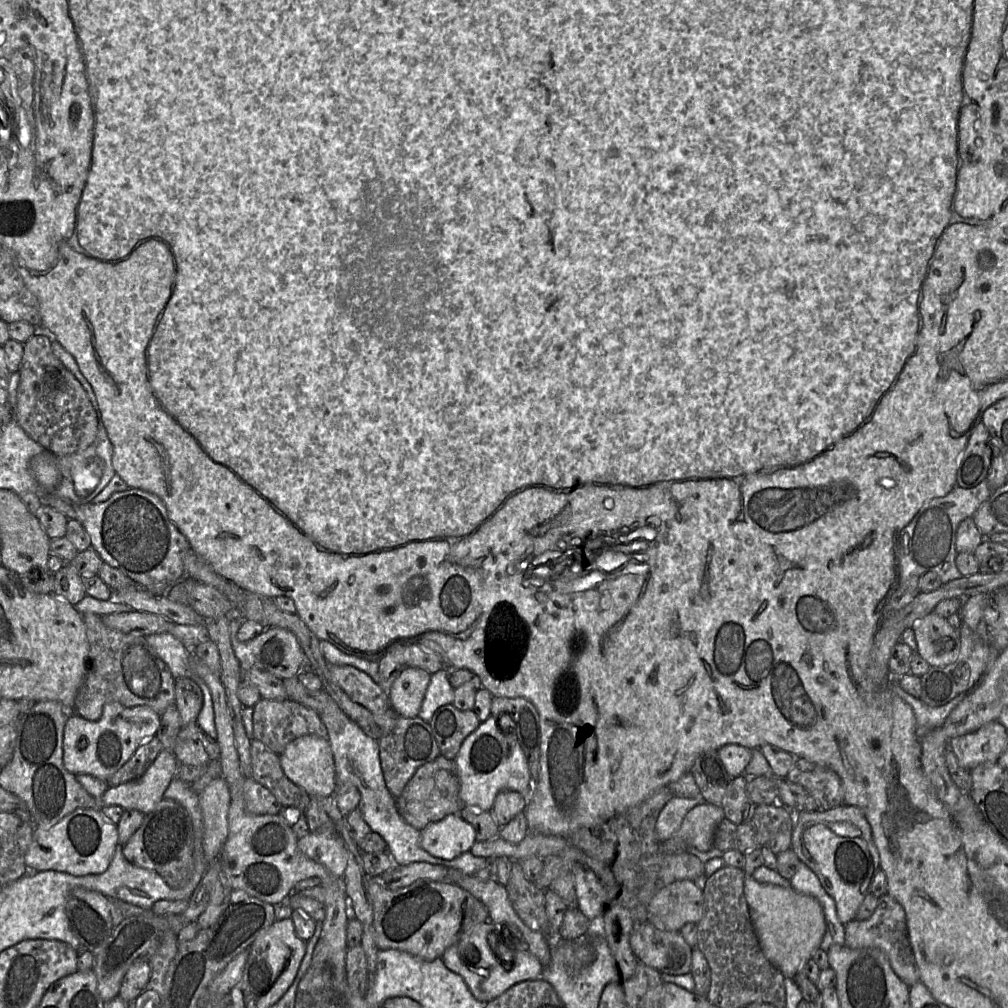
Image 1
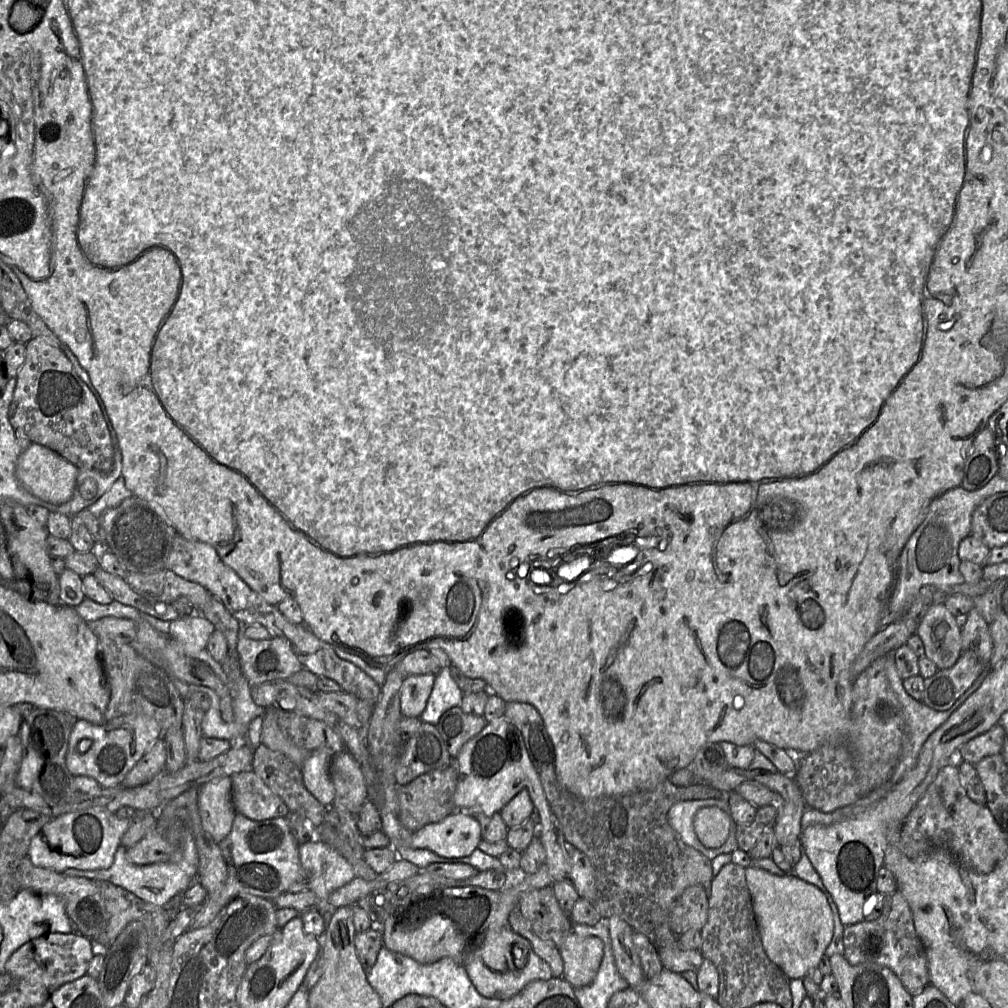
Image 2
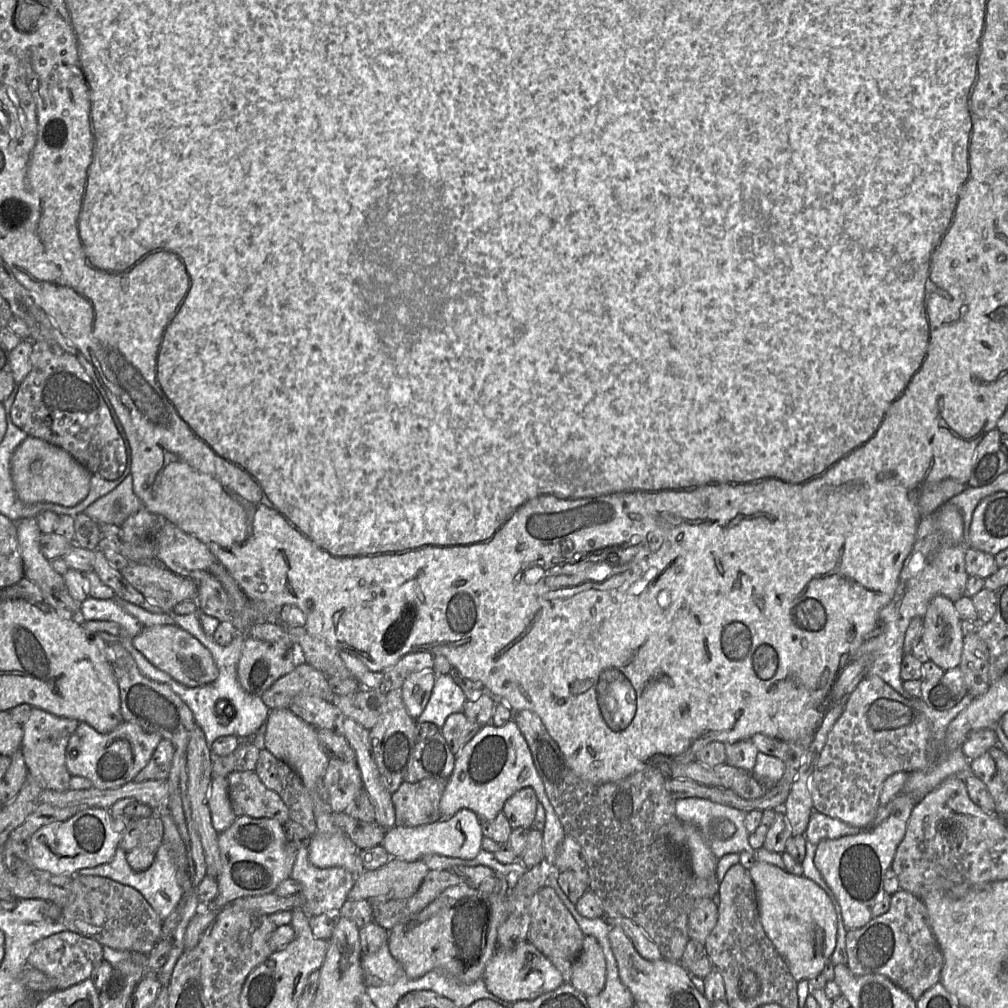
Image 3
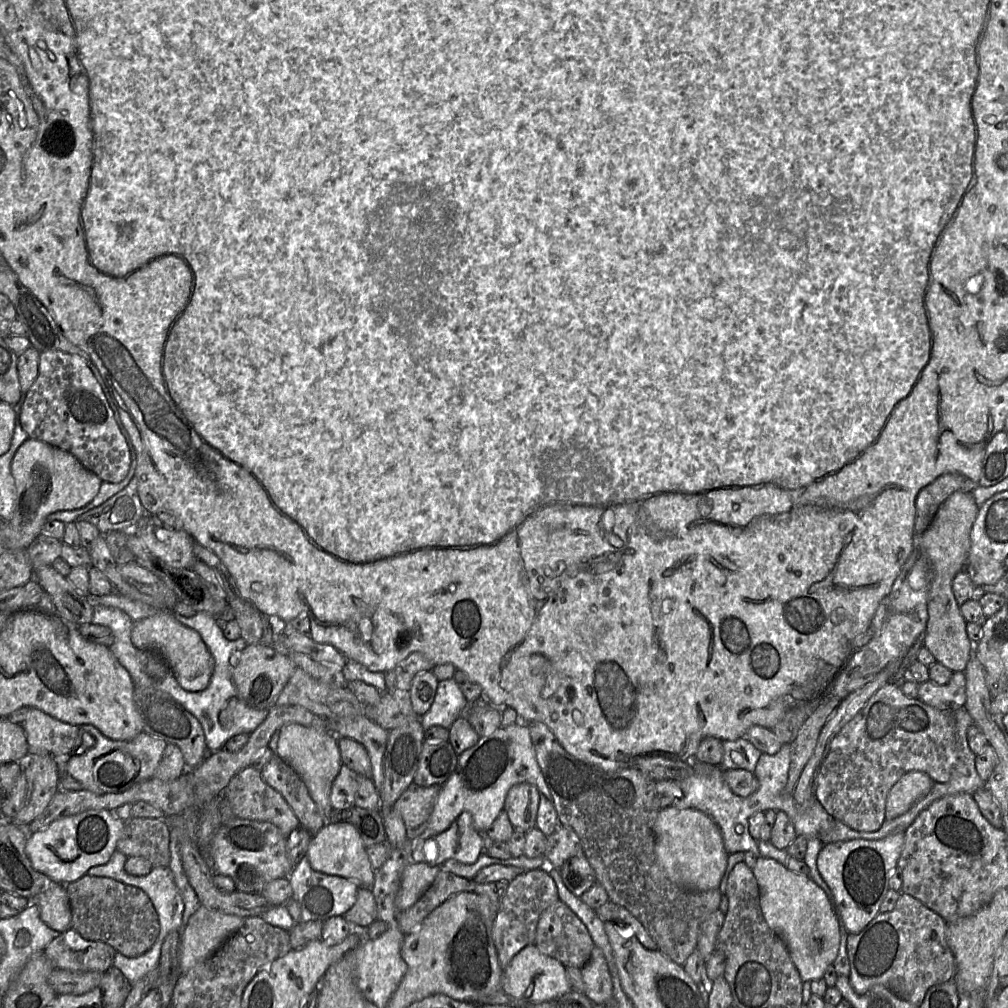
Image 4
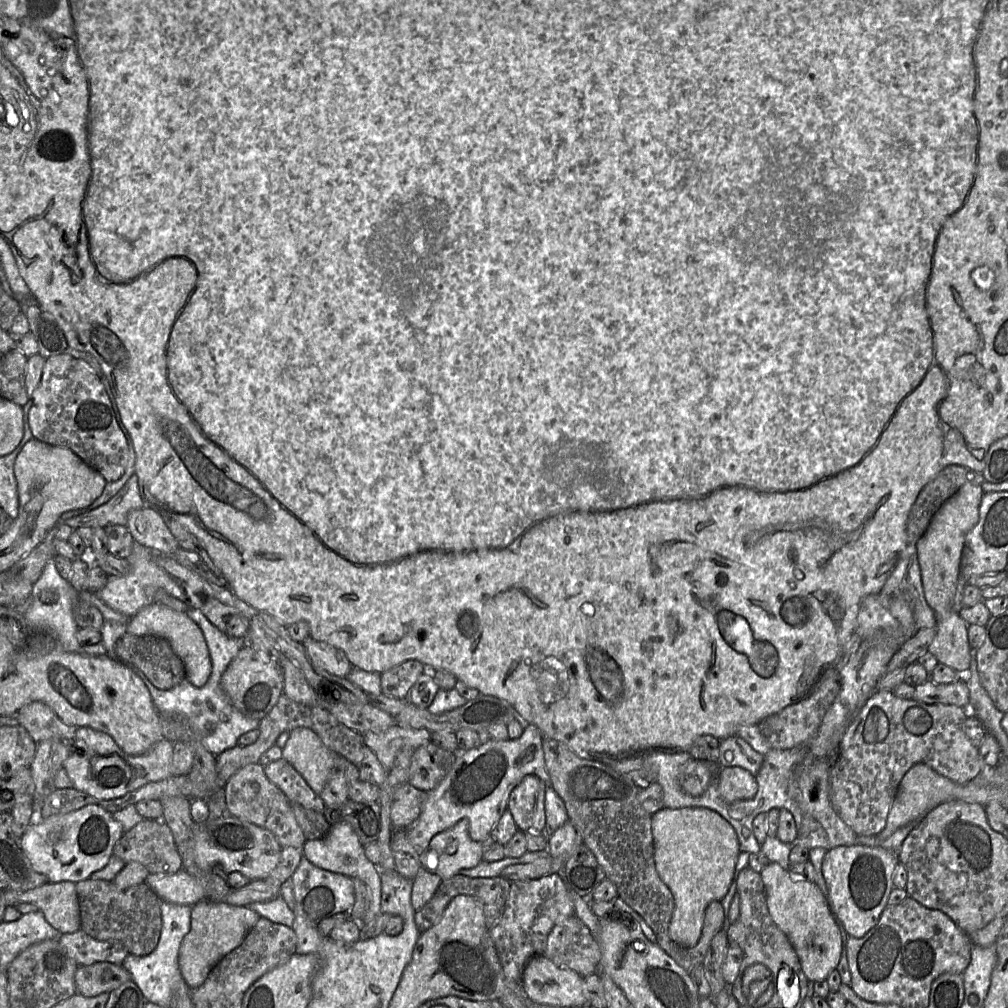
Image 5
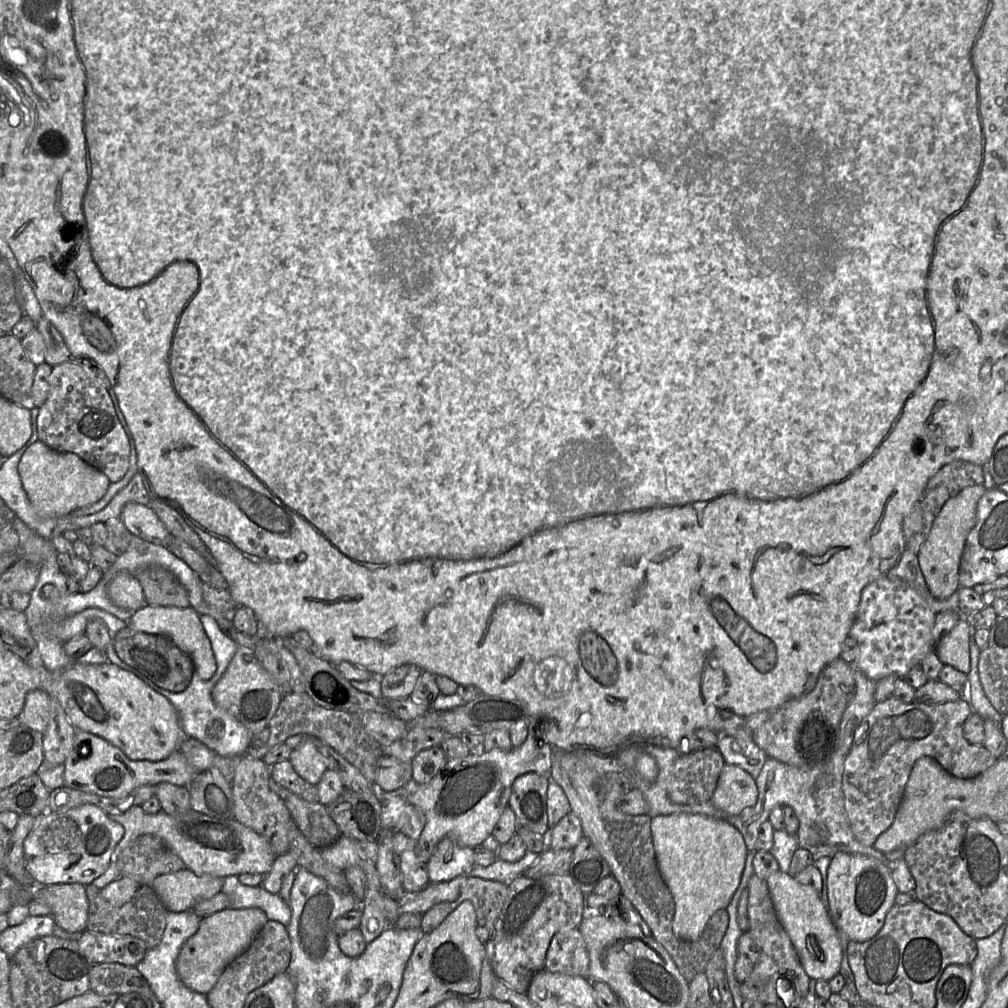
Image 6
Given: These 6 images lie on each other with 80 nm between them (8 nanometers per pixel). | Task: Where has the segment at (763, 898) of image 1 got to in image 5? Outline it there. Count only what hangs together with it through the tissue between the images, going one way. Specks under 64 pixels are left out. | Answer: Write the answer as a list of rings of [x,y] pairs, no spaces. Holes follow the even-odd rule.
[[[770,862],[761,871],[760,875],[765,885],[770,916],[793,946],[805,976],[812,982],[826,980],[829,973],[837,968],[842,952],[840,930],[828,899],[825,898],[815,882],[794,876],[788,869],[784,869],[777,862]]]

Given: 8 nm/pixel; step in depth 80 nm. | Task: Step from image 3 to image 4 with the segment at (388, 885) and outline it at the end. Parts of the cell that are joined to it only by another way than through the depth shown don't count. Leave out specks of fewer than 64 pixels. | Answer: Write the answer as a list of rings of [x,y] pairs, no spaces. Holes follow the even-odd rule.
[[[424,862],[406,864],[395,898],[396,907],[402,911],[413,906],[431,886],[439,871],[438,866],[432,867]]]

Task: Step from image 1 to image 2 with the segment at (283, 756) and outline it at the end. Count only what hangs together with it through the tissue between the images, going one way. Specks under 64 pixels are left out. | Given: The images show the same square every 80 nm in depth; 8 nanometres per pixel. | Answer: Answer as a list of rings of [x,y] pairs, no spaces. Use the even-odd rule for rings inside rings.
[[[313,750],[300,766],[304,786],[324,806],[332,804],[335,797],[329,771],[332,756],[323,750]]]

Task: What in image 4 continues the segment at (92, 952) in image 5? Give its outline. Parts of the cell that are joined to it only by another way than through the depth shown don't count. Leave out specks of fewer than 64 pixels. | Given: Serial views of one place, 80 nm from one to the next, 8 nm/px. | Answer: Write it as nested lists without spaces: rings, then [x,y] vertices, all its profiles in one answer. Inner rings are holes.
[[[69,929],[54,938],[43,950],[56,969],[73,972],[101,972],[114,967],[117,951],[109,944],[84,939]]]

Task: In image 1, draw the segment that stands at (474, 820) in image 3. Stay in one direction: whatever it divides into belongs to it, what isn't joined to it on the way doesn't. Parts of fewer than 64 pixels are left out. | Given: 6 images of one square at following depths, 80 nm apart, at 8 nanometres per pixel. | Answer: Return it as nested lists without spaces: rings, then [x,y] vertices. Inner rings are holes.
[[[452,813],[420,830],[420,844],[431,855],[451,860],[469,851],[476,841],[473,826]]]

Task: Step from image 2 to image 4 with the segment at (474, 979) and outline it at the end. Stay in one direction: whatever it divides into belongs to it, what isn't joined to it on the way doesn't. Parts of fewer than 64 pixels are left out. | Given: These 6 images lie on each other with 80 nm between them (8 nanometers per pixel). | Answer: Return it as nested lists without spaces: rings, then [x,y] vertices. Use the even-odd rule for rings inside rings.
[[[534,944],[525,946],[503,968],[501,990],[519,1003],[533,1004],[550,1001],[571,989],[566,967],[559,961],[544,955]]]

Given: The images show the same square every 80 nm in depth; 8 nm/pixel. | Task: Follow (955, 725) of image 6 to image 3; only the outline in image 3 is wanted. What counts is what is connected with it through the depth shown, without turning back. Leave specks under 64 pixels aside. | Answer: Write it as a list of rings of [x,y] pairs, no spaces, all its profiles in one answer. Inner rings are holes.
[[[866,675],[845,699],[843,713],[830,730],[809,779],[813,809],[854,827],[870,827],[877,815],[884,781],[898,772],[909,773],[929,768],[927,746],[931,737],[931,723],[913,705],[912,699],[901,696],[880,677]]]

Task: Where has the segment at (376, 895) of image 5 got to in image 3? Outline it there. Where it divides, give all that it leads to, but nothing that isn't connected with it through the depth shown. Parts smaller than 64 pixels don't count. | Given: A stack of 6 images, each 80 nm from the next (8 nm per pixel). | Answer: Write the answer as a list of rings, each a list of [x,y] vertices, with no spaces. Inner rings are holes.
[[[316,832],[307,848],[310,863],[318,868],[341,867],[355,877],[365,871],[359,849],[343,832]]]

